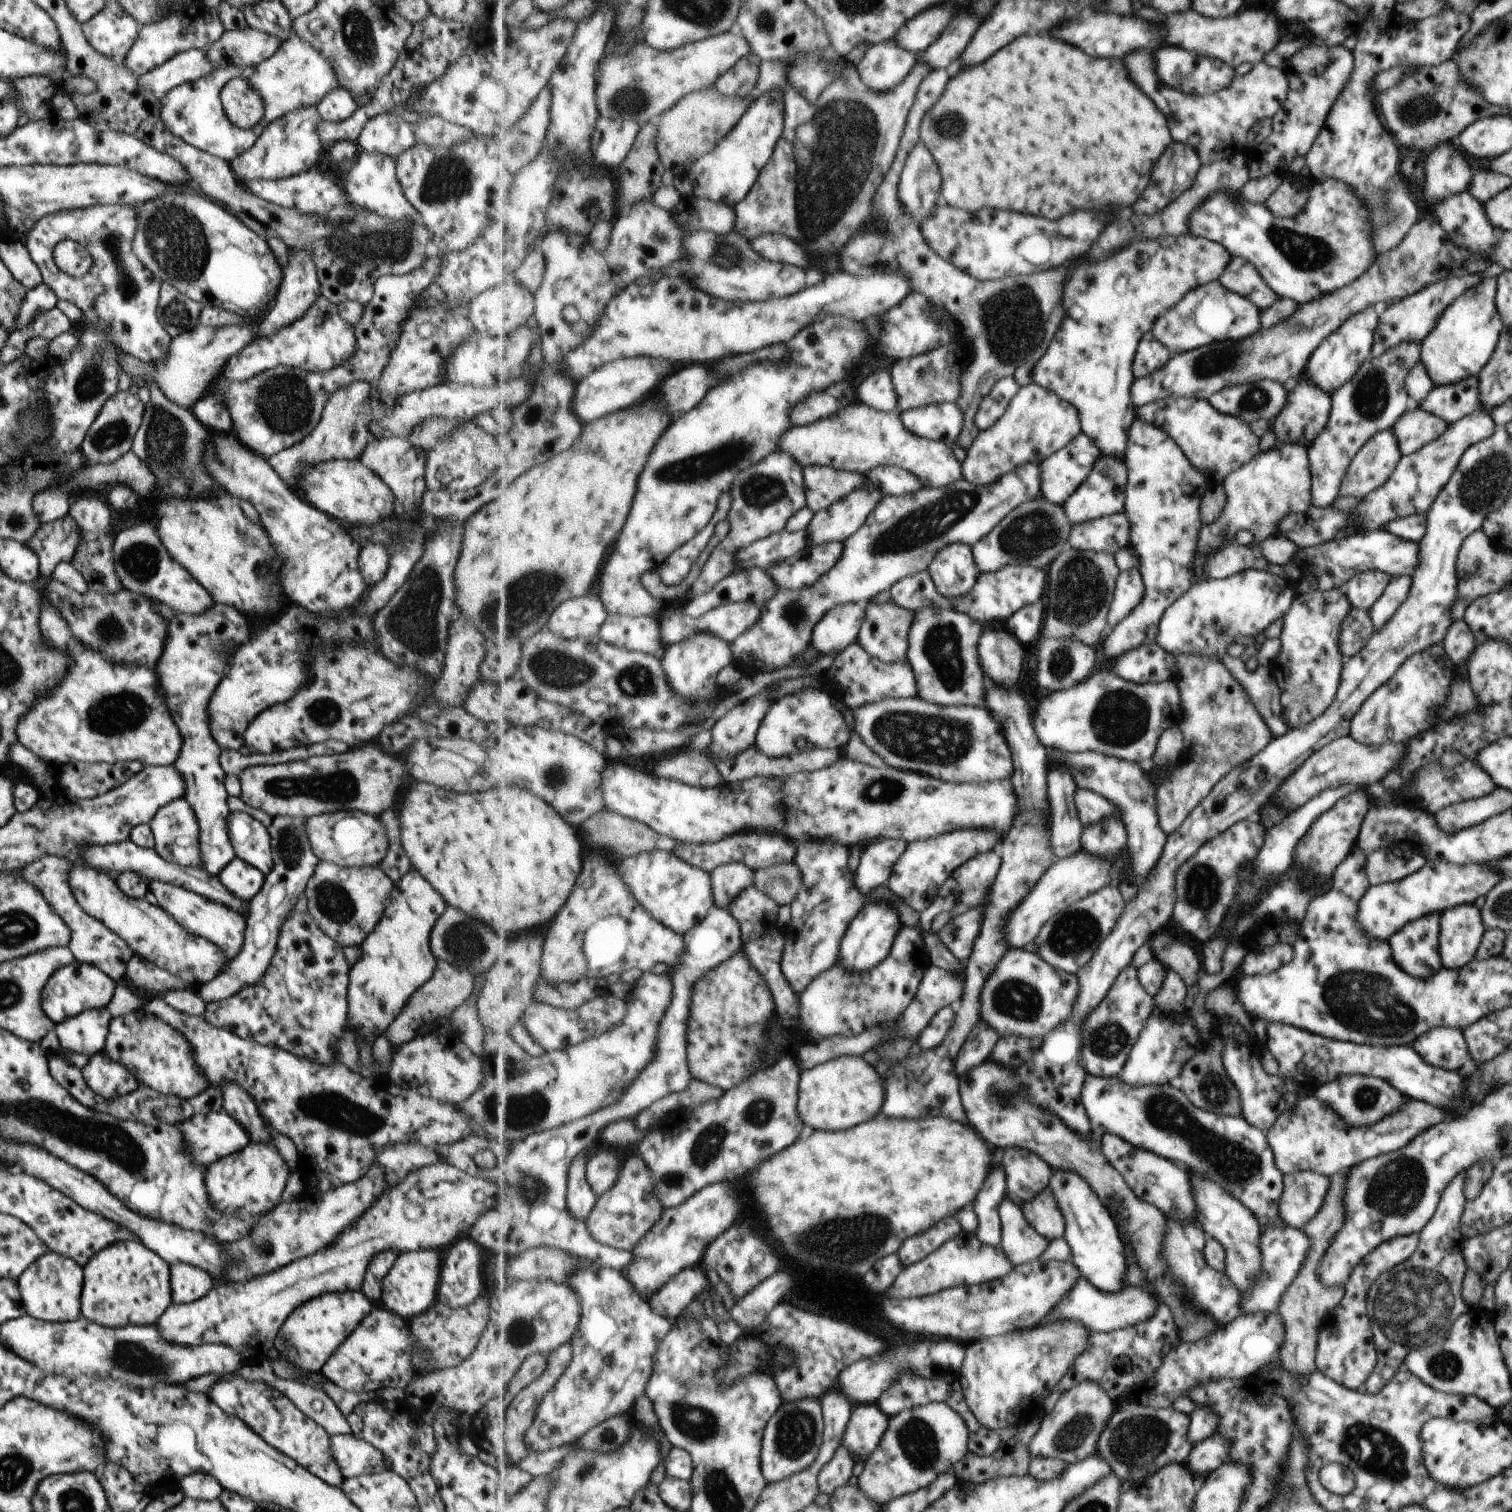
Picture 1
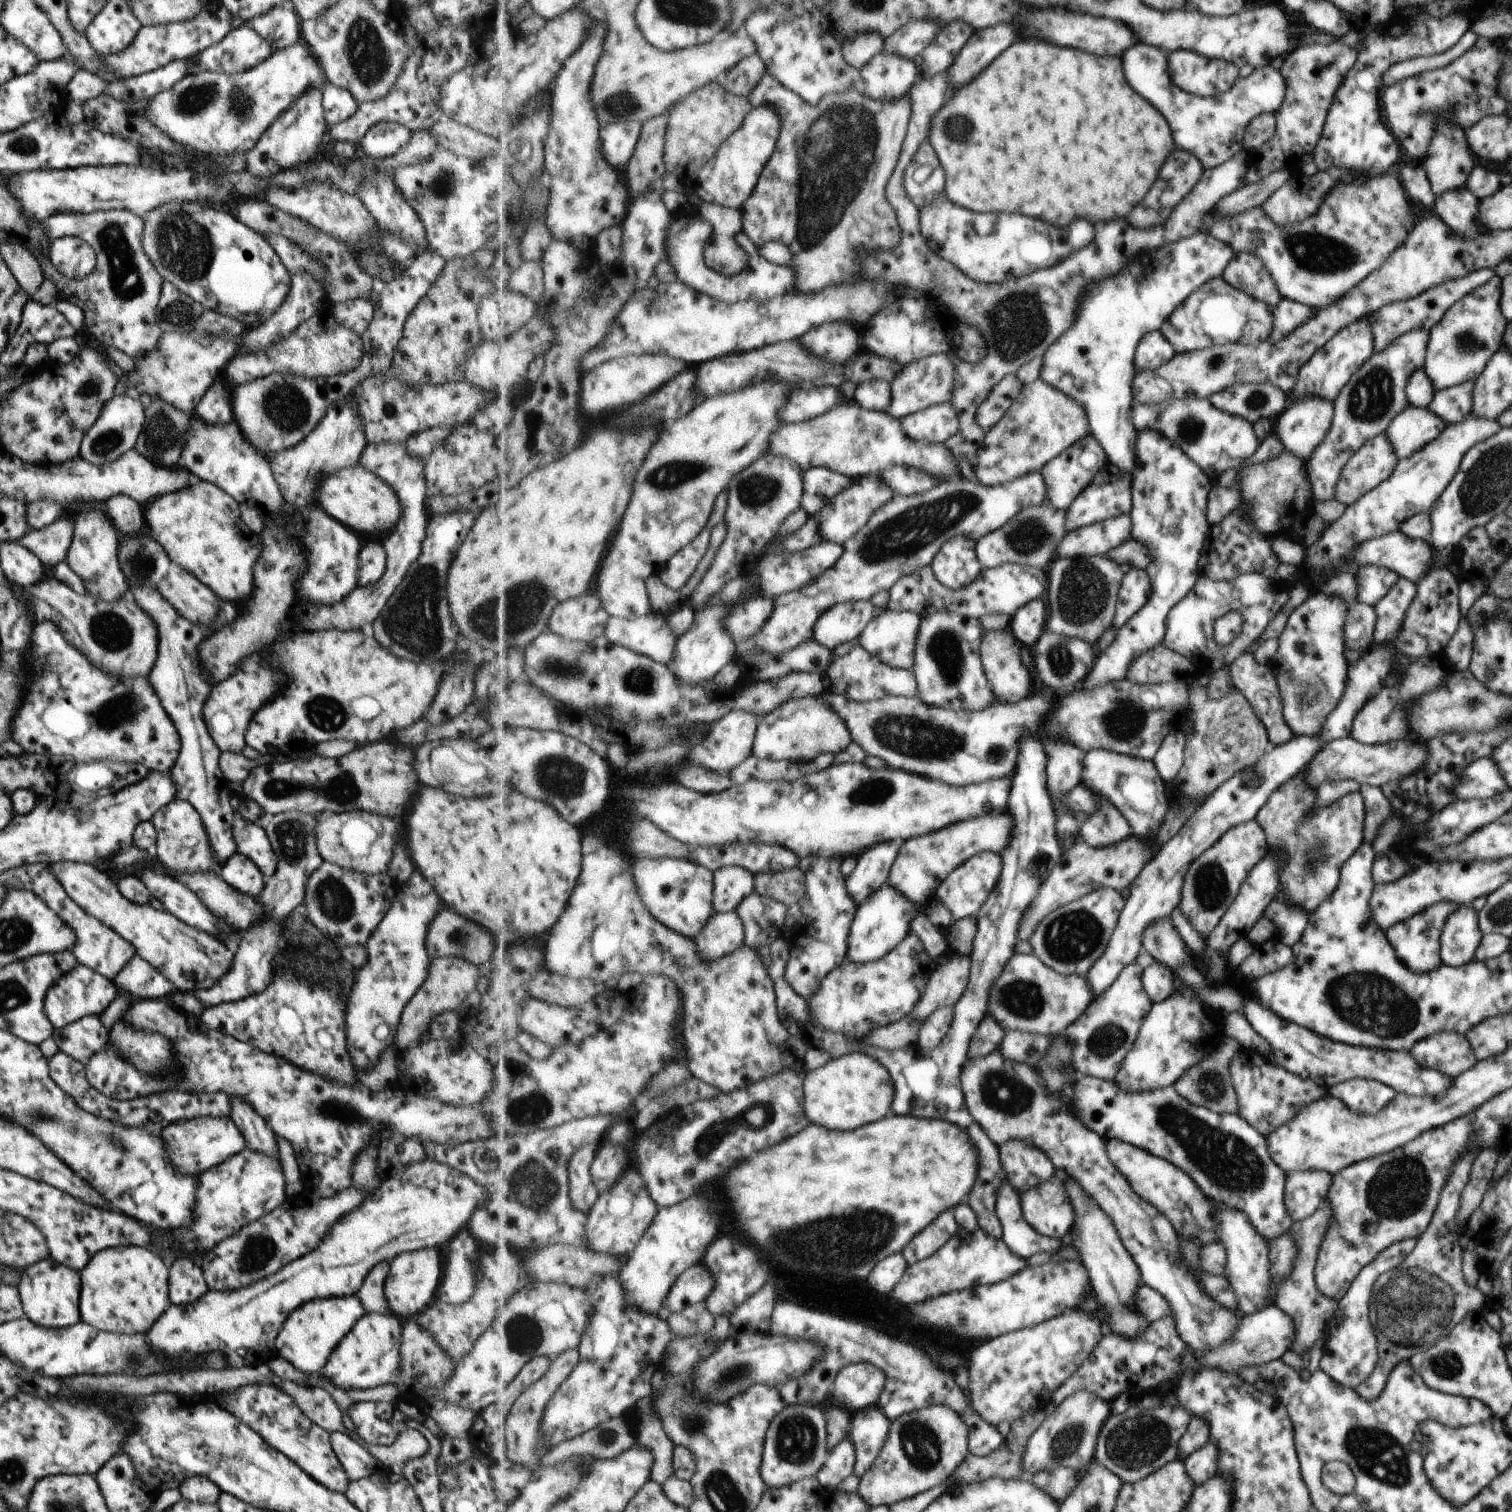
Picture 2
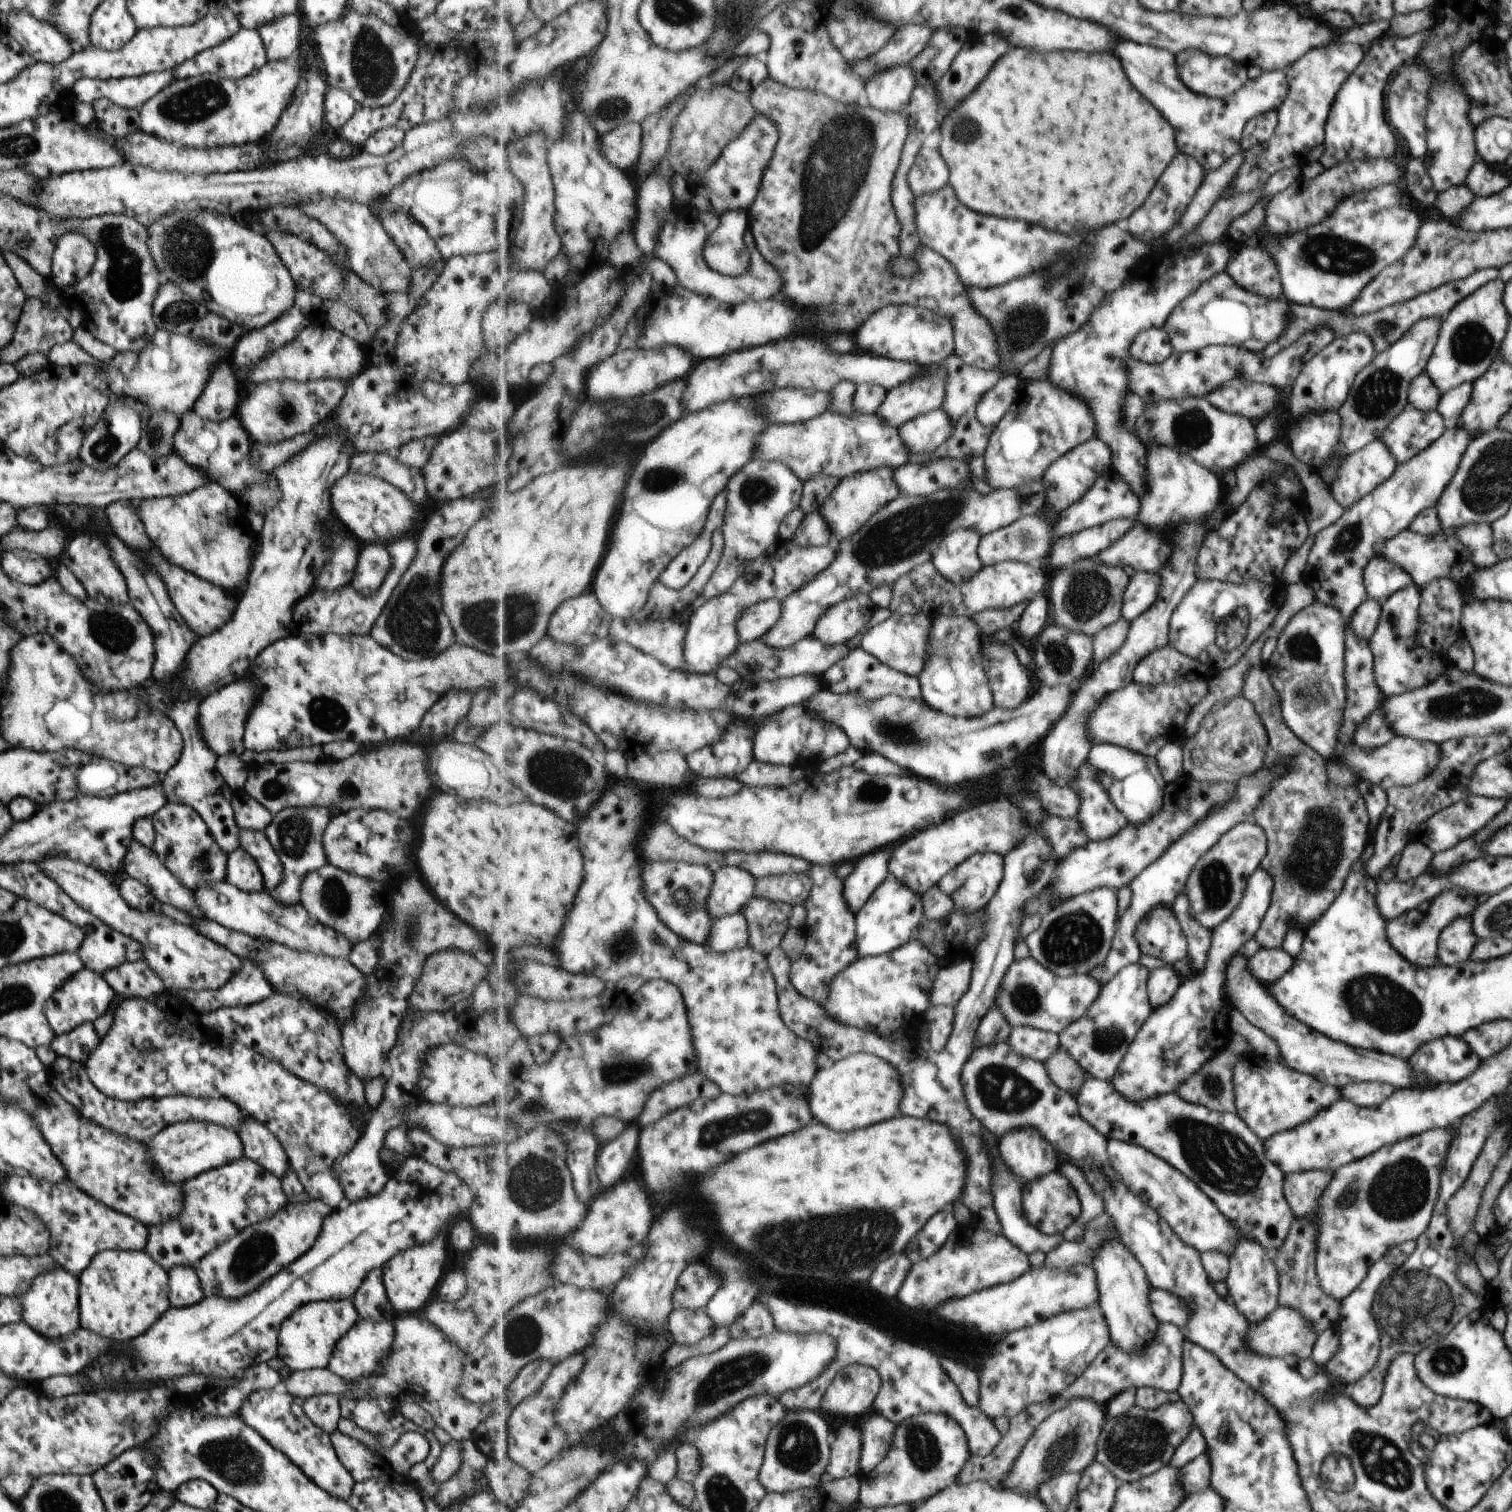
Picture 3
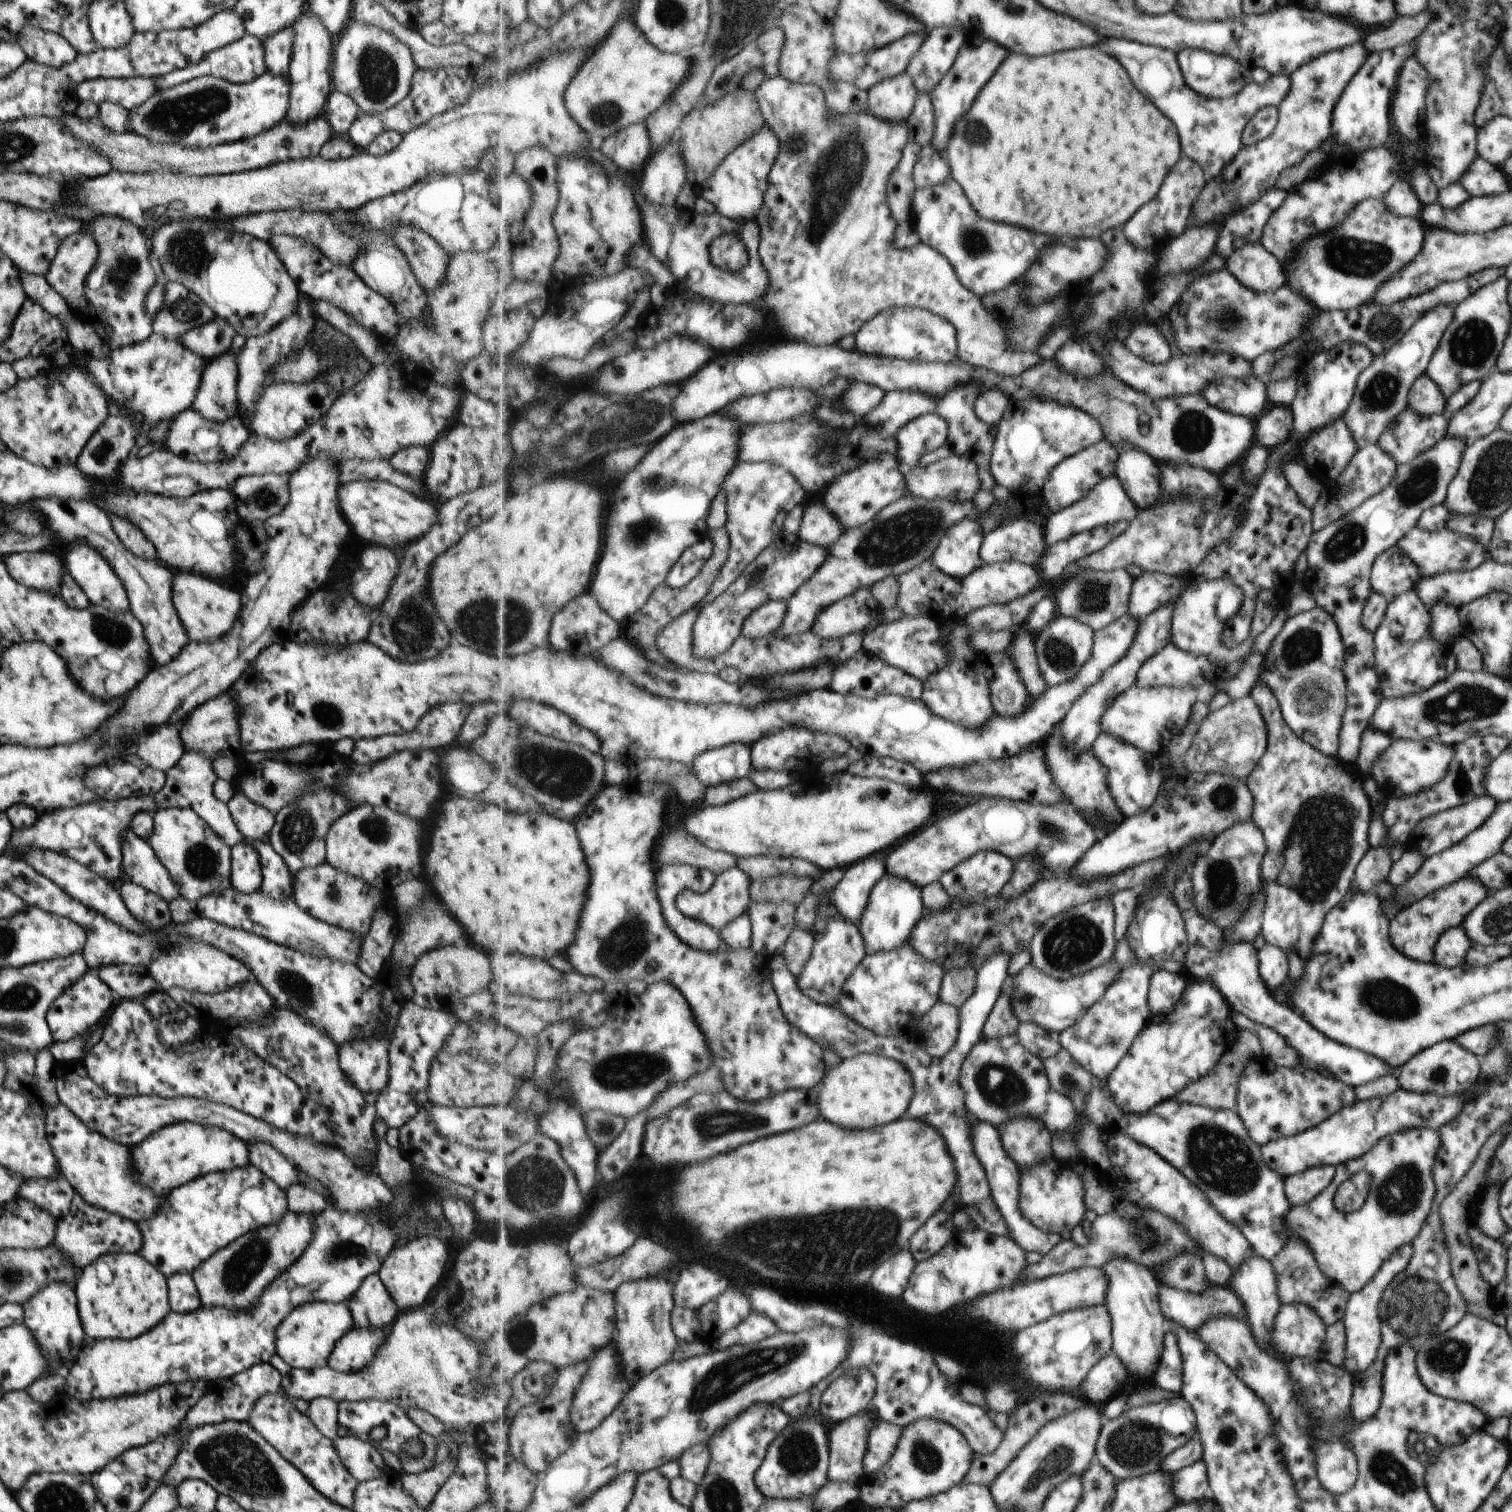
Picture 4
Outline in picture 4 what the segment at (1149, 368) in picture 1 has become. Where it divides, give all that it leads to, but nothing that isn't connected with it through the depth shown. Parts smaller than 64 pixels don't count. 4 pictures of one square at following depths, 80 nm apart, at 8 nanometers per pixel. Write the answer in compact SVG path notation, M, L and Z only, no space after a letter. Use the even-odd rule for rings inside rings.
M1155 323L1137 325L1124 343L1137 356L1156 365L1167 363L1172 357L1168 341Z

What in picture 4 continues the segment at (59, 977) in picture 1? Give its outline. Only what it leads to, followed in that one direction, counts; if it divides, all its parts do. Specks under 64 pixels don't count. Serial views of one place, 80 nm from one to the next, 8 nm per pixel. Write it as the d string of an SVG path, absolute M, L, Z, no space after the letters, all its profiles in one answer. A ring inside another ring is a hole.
M87 972L68 986L49 1005L46 1012L46 1023L51 1038L57 1042L65 1042L75 1037L87 1034L89 1030L105 1019L113 1004L113 996L109 987L97 978L97 975Z

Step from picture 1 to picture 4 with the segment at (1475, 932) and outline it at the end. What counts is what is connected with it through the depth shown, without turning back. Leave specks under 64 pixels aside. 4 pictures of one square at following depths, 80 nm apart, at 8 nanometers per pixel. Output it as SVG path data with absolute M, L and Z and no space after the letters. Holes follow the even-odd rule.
M1461 925L1448 928L1434 944L1432 962L1445 968L1456 967L1467 958L1472 943Z

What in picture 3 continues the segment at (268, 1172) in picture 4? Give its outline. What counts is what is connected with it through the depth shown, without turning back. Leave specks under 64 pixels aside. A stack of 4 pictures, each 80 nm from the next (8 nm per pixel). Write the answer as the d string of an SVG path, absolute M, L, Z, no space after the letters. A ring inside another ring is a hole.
M245 1115L238 1130L245 1158L260 1164L267 1172L280 1180L290 1166L279 1141L255 1119Z

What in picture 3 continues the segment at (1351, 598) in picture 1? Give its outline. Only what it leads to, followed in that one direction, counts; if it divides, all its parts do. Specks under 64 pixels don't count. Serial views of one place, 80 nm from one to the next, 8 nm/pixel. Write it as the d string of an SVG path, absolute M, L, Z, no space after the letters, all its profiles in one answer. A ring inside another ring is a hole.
M1376 555L1365 566L1363 579L1369 598L1381 604L1390 594L1413 583L1412 576L1406 570L1381 555Z

